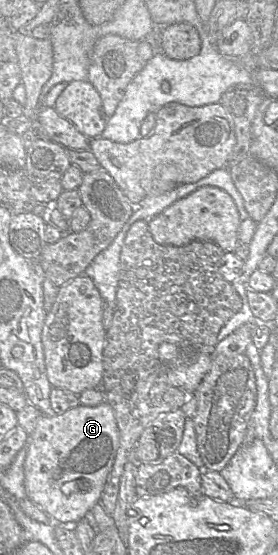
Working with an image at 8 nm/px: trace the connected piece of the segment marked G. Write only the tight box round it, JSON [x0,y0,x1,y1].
[16,401,119,525]

